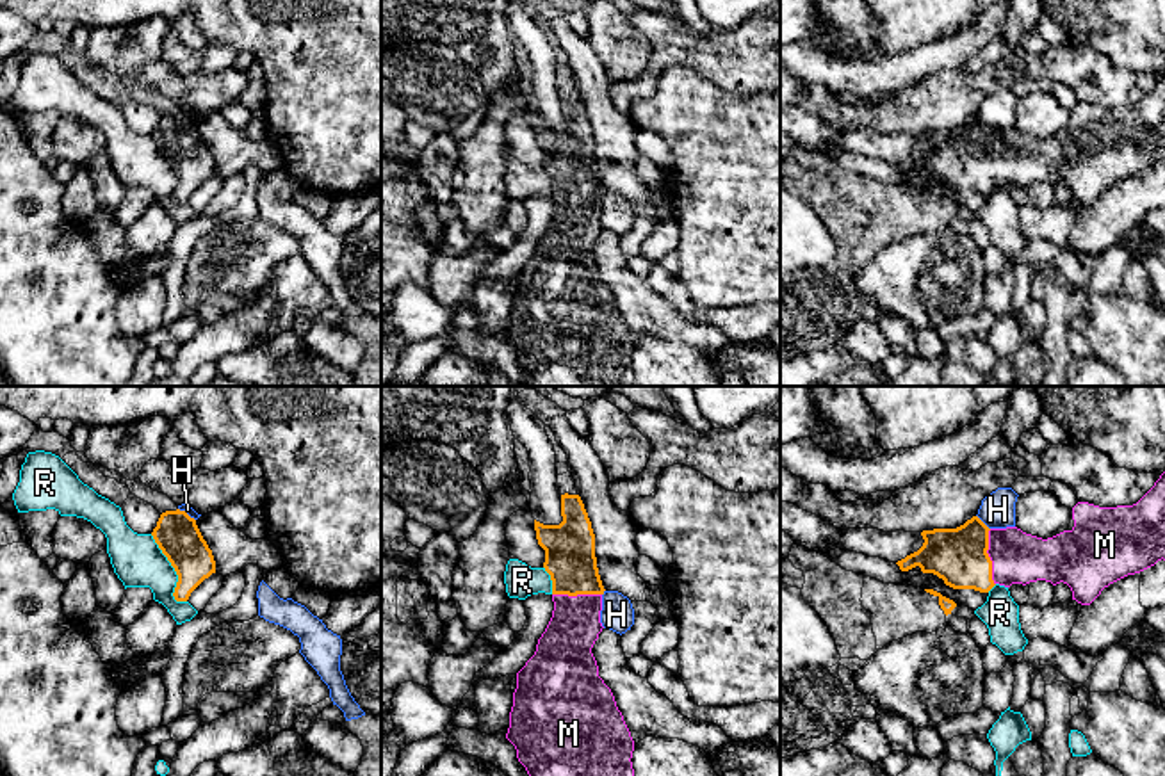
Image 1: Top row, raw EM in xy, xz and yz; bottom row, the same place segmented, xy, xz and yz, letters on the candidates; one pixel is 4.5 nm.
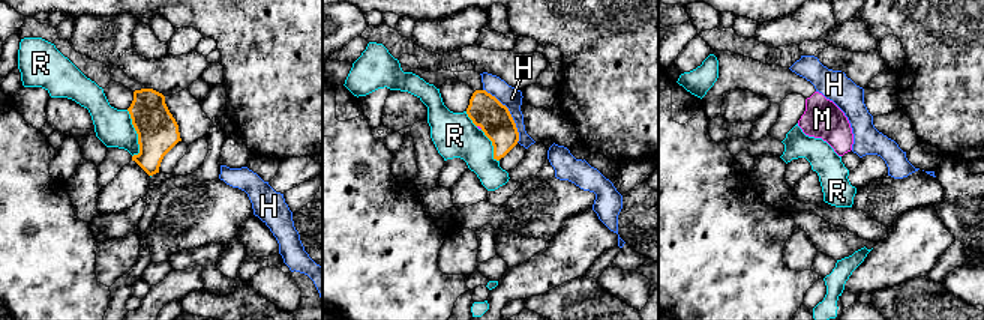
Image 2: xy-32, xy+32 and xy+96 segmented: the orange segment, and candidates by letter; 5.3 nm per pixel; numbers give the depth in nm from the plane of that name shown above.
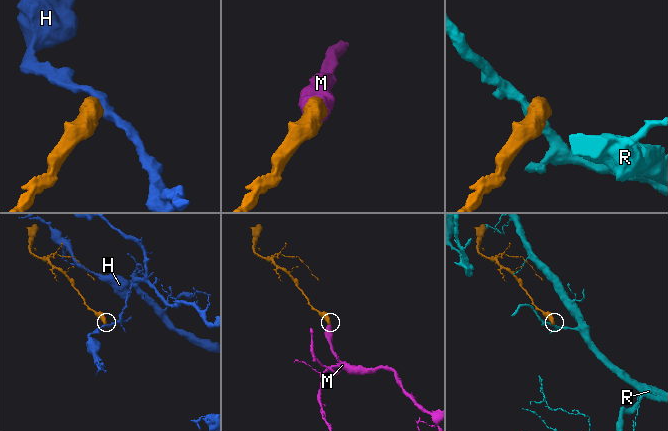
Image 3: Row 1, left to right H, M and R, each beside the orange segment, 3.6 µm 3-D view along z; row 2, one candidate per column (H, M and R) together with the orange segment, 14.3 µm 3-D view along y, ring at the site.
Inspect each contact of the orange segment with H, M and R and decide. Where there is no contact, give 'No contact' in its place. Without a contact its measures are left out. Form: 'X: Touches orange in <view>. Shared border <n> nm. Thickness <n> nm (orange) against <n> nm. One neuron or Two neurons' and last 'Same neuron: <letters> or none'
H: Touches orange in yz. Shared border 90 nm. Thickness 260 nm (orange) against 160 nm. Two neurons
M: Touches orange in yz. Shared border 260 nm. Thickness 260 nm (orange) against 240 nm. One neuron
R: Touches orange in xy. Shared border 360 nm. Thickness 200 nm (orange) against 240 nm. Two neurons
Same neuron: M

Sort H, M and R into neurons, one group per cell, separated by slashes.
H / M / R

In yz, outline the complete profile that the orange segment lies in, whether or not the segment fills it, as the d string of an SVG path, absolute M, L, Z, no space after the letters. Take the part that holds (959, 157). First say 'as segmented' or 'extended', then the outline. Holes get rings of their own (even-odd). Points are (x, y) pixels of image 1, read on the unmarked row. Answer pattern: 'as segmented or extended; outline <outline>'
extended; outline M1165 73L1154 87L1133 107L1099 109L1078 103L1072 109L1074 128L1042 141L1017 128L989 130L973 117L957 130L923 132L923 148L898 162L901 173L916 167L933 174L953 190L989 194L996 185L1030 185L1037 182L1063 183L1072 192L1072 201L1090 206L1104 189L1140 174L1158 162L1165 162Z

